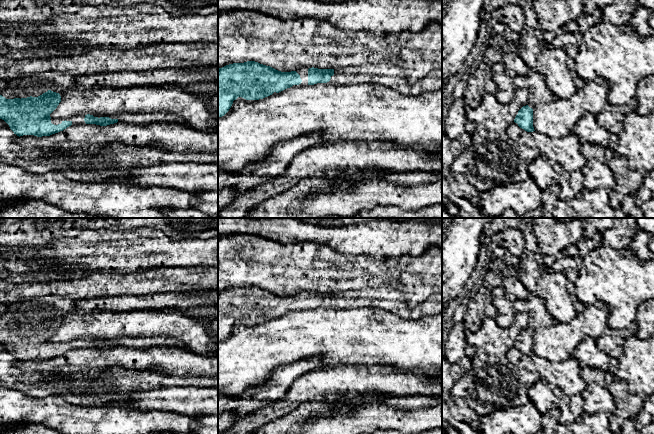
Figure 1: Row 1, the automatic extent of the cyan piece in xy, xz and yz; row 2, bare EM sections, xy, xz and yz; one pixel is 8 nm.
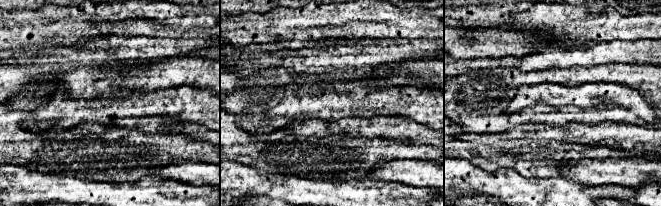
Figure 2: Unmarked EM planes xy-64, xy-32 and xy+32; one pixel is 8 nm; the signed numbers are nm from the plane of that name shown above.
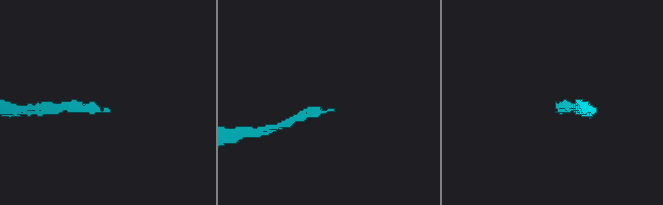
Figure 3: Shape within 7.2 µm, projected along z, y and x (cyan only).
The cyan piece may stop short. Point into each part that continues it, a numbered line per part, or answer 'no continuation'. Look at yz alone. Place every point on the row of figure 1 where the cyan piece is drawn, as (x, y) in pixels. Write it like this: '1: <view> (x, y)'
1: yz (538, 89)

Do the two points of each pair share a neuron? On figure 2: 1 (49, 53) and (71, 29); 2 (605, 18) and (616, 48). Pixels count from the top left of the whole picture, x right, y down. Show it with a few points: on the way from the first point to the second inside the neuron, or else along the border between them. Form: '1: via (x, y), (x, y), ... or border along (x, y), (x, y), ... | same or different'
1: border along (79, 42), (73, 45), (47, 45), (39, 49) | different
2: border along (615, 39), (596, 42) | different

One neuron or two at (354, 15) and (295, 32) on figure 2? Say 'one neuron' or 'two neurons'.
one neuron

